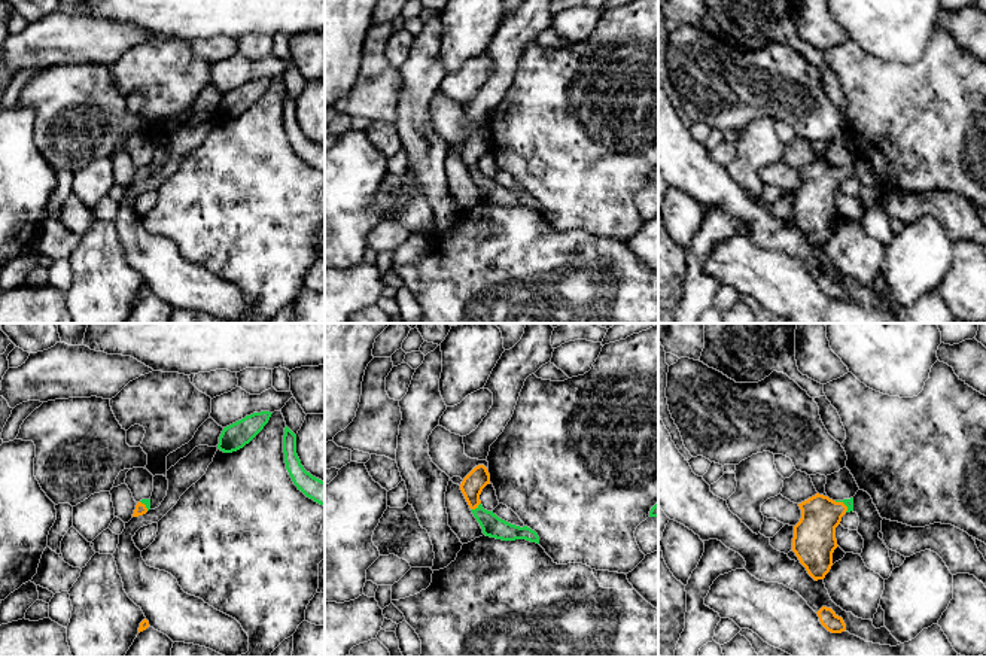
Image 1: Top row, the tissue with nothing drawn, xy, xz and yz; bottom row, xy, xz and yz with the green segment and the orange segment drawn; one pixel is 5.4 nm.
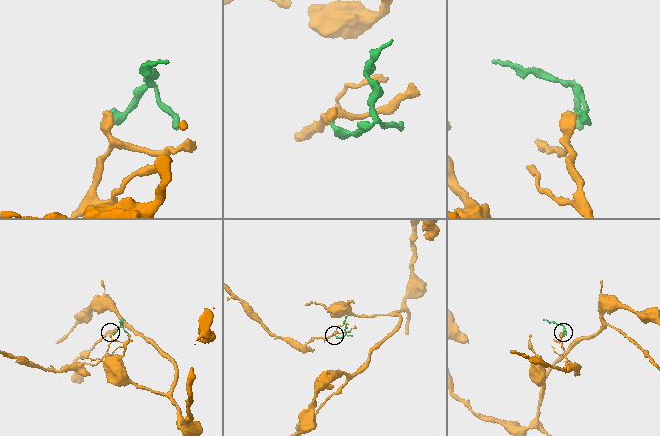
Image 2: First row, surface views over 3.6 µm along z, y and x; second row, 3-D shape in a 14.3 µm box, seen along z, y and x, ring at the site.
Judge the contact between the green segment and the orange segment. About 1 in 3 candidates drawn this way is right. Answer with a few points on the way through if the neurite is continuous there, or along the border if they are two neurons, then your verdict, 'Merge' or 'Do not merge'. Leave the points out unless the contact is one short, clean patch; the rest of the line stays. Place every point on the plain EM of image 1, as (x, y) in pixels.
Path across: xz (492, 192), (475, 175), (472, 151). Merge

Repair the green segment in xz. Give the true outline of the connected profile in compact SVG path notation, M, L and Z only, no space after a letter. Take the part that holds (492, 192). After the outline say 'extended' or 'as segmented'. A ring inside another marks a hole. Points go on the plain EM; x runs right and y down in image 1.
M484 131L475 133L462 147L460 156L480 189L483 200L502 207L526 206L539 210L539 203L527 192L515 192L499 185L493 177L483 174L480 161L490 150L490 140Z; extended

